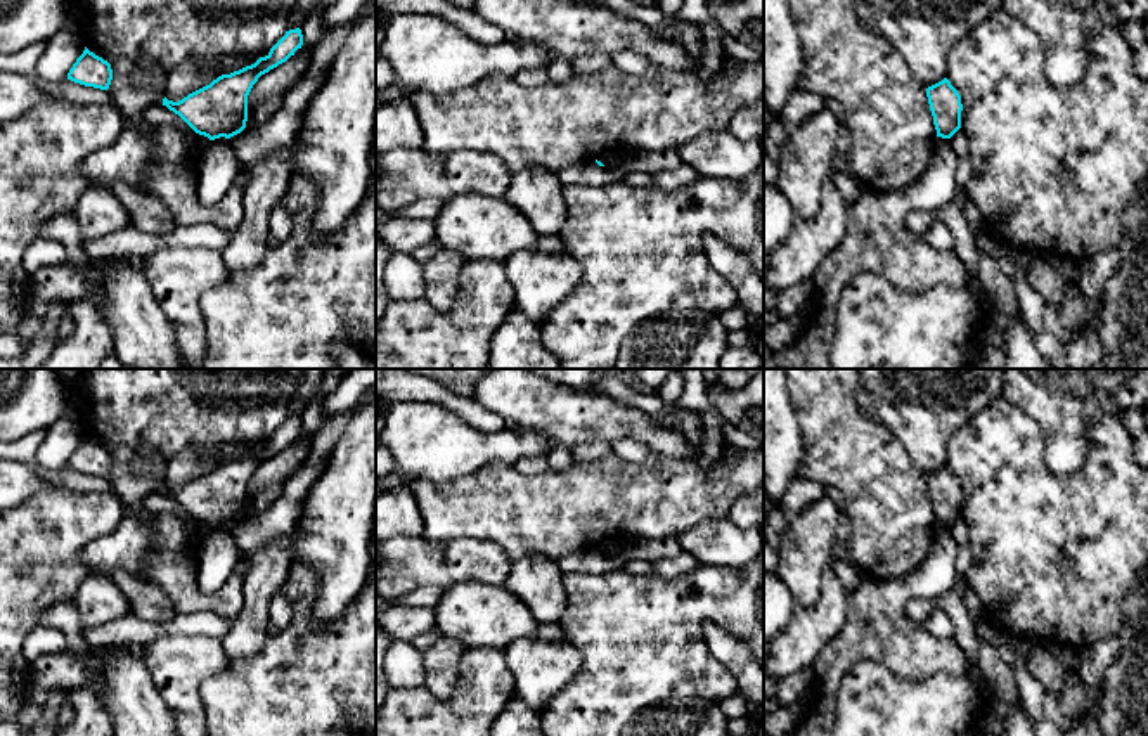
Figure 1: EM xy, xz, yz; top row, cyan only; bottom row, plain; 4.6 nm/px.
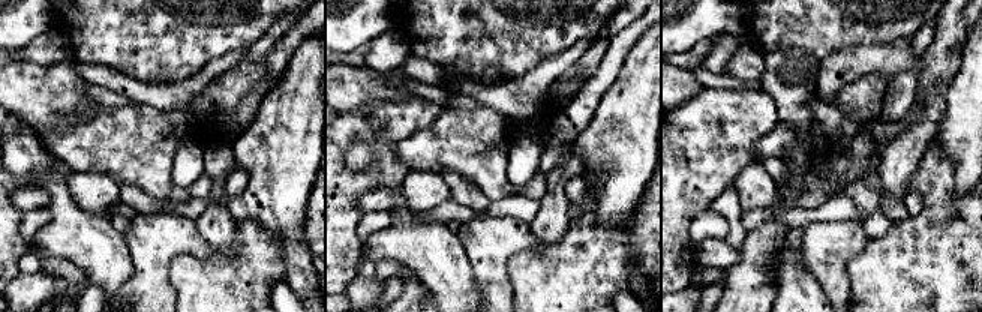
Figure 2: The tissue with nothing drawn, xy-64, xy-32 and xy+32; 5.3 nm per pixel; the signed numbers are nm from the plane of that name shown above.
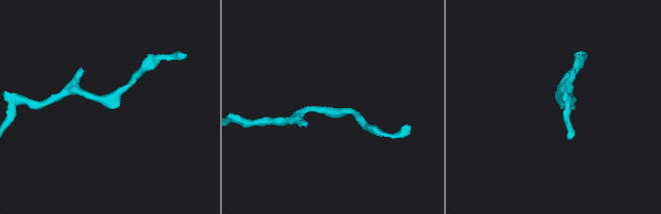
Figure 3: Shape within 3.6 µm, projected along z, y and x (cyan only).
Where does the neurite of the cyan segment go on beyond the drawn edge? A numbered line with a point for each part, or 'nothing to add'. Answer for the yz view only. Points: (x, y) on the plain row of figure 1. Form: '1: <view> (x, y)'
nothing to add

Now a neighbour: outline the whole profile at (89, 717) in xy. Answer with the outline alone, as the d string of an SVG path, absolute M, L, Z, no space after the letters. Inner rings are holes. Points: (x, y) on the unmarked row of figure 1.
M74 689L66 703L73 710L73 719L54 736L113 736L113 719L94 689Z

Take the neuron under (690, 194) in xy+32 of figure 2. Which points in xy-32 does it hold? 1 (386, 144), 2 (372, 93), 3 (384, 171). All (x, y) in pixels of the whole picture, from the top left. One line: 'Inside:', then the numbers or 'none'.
Inside: 1, 3

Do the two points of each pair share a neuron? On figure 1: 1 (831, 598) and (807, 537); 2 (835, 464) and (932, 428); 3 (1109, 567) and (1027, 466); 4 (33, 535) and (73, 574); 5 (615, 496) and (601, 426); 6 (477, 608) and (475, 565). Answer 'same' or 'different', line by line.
1: different
2: different
3: same
4: same
5: different
6: different

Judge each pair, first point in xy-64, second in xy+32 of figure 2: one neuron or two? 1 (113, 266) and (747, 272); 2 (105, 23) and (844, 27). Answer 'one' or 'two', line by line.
1: two
2: one

